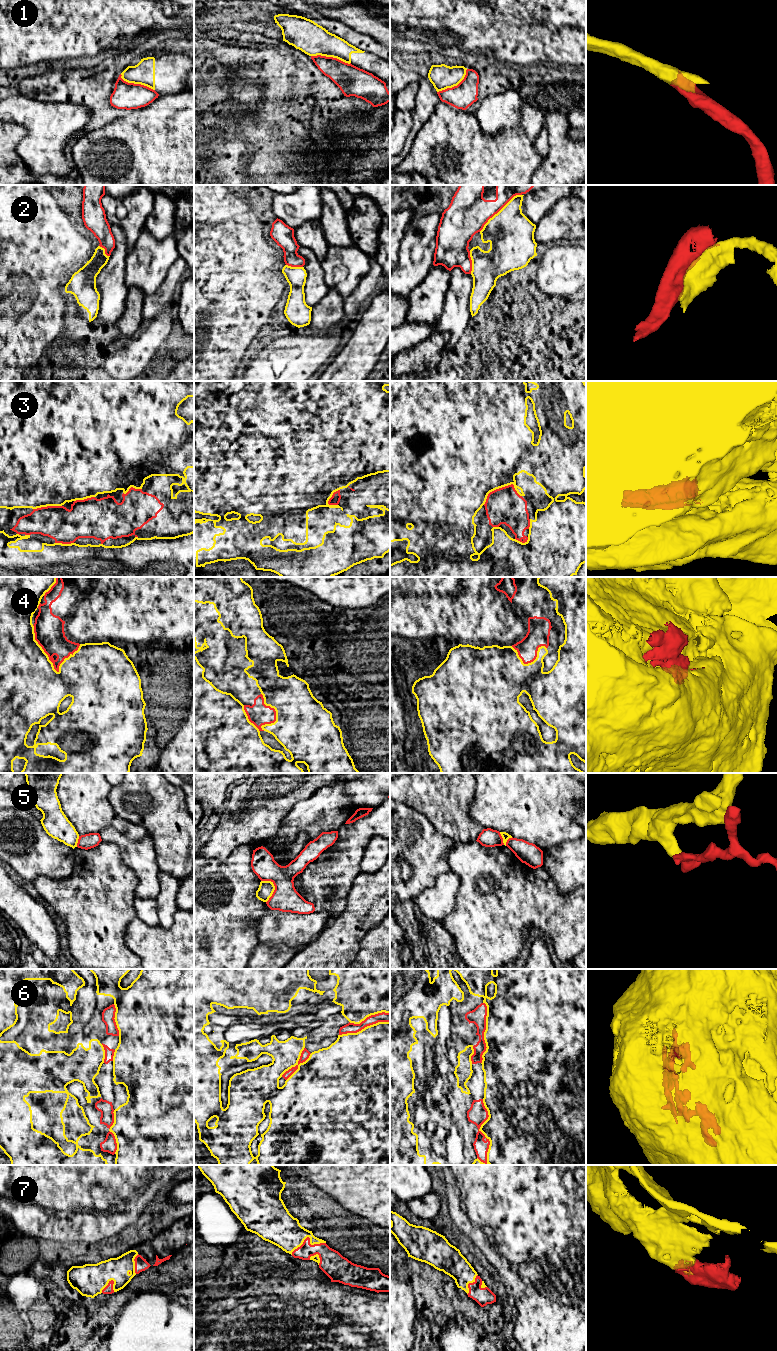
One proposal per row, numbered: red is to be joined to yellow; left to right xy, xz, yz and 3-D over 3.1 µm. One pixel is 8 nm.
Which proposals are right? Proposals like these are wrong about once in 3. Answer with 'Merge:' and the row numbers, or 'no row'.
Merge: 1, 3, 4, 6, 7

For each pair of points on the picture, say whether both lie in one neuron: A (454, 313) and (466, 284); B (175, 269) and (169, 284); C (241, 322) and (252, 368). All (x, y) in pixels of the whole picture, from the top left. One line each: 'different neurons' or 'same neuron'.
A: same neuron
B: same neuron
C: different neurons

